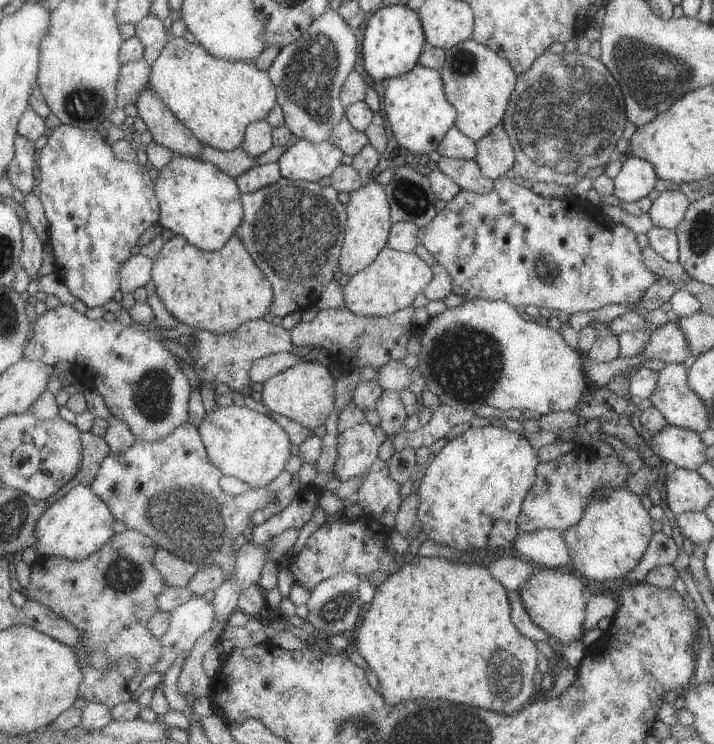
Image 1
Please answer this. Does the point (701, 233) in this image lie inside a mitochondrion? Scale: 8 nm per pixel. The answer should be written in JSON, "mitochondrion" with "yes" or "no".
{"mitochondrion":"yes"}

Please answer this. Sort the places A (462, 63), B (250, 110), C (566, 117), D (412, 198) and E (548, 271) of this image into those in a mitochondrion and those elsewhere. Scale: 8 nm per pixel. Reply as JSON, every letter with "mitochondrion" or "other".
{"A":"mitochondrion","B":"other","C":"mitochondrion","D":"mitochondrion","E":"mitochondrion"}

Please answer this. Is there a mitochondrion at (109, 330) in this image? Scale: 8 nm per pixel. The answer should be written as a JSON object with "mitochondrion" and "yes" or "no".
{"mitochondrion":"no"}

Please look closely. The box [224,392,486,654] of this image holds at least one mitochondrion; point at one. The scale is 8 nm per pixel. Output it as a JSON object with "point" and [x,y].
{"point":[340,605]}

